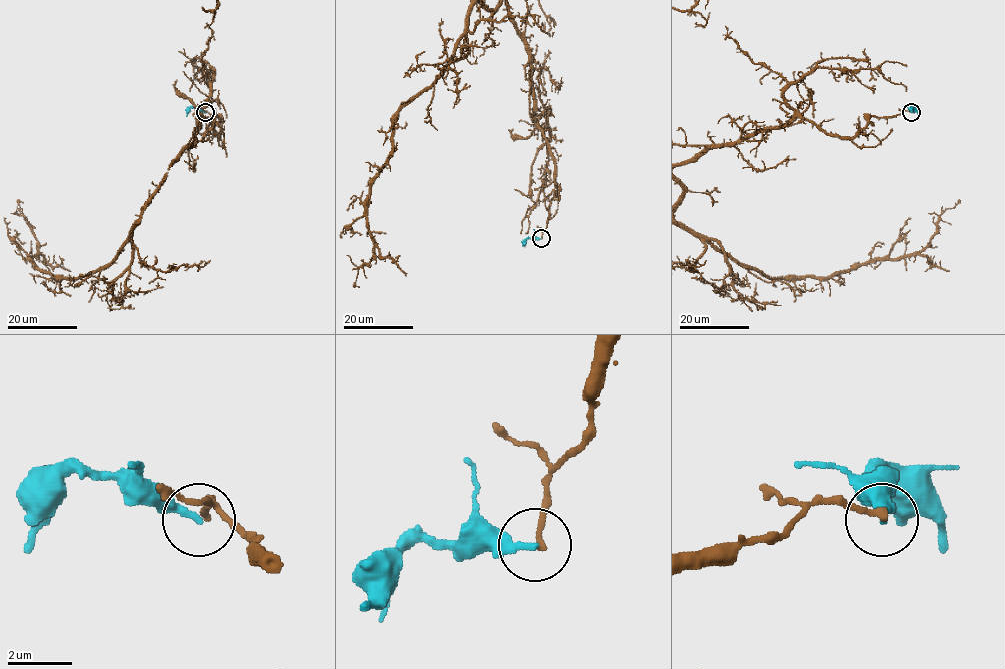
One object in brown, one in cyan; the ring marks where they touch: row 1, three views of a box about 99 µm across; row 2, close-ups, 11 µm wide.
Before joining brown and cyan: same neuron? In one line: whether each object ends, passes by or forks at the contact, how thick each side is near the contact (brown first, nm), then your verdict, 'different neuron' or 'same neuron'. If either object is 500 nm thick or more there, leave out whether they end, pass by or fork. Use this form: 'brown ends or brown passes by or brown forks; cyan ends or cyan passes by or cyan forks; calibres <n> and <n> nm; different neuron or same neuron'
brown ends; cyan ends; calibres 220 and 240 nm; different neuron

